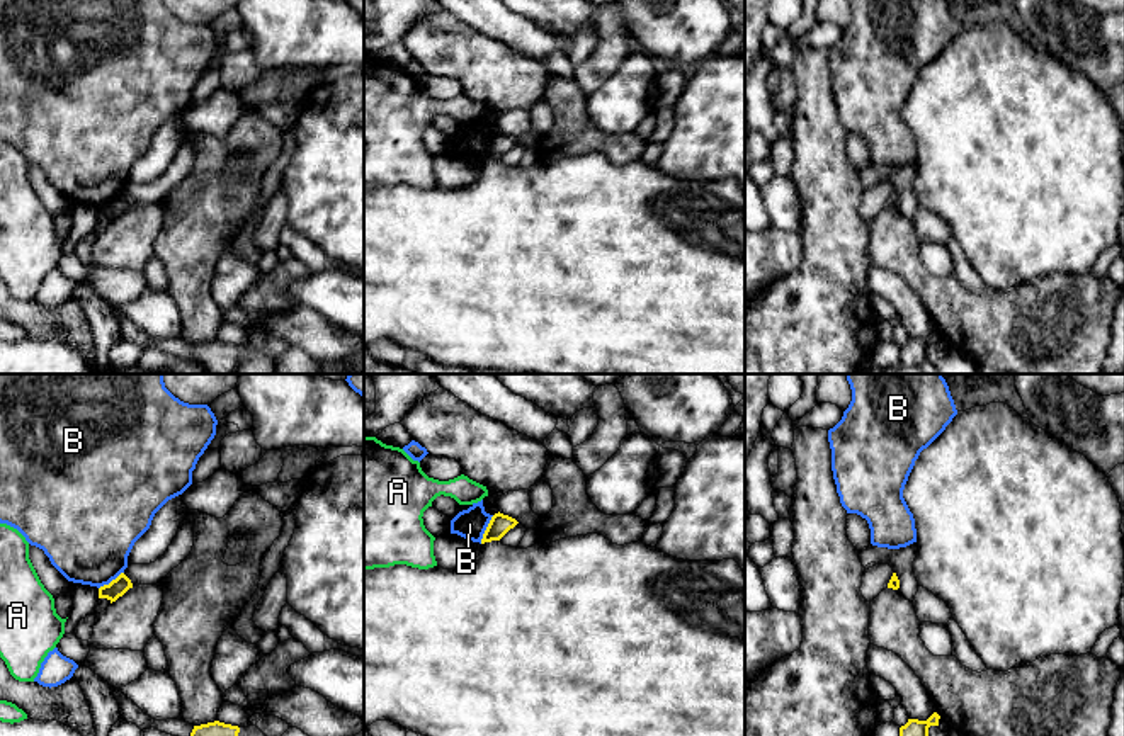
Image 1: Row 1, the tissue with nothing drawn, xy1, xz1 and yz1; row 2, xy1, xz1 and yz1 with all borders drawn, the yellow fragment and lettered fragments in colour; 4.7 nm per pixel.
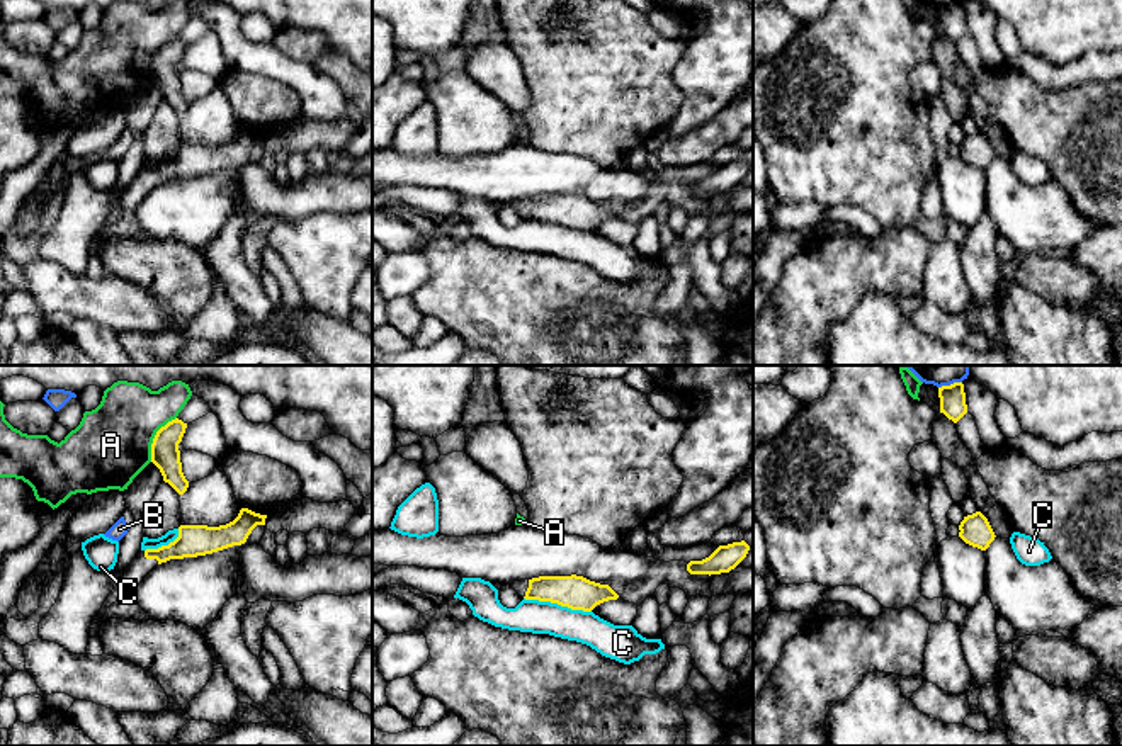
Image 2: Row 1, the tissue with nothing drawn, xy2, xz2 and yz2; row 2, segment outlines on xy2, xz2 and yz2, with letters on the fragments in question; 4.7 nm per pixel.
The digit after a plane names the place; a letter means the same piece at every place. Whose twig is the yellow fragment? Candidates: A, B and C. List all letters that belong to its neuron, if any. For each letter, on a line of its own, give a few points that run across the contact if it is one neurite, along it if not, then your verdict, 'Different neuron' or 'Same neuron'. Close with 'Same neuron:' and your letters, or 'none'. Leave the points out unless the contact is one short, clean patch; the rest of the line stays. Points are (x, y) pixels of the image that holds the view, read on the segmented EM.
A: Line: xy2 (175, 417), (157, 432), (150, 461). Different neuron
B: Line: xz1 (493, 515), (480, 543). Different neuron
C: Line: xz2 (524, 597), (590, 612). Different neuron
Same neuron: none

